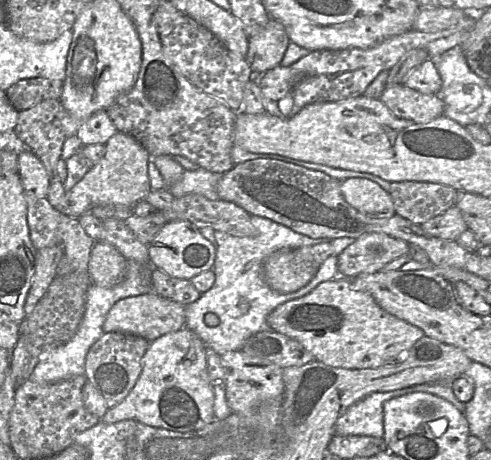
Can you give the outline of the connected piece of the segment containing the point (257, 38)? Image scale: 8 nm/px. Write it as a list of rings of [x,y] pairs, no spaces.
[[[270,18],[263,29],[248,38],[245,59],[253,73],[262,75],[278,66],[289,43],[290,39],[284,26]]]

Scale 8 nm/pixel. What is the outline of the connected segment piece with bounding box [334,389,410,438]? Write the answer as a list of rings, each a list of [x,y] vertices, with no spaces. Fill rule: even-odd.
[[[409,389],[376,392],[347,408],[337,419],[334,426],[334,435],[339,436],[368,436],[383,438],[383,404],[385,401],[410,393]]]

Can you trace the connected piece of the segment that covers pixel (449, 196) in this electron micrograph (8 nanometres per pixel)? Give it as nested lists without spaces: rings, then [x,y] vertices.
[[[393,182],[388,190],[395,213],[422,225],[442,214],[457,200],[457,191],[448,185],[431,182]]]

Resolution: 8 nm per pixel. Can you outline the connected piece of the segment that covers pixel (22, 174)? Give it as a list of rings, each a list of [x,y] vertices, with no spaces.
[[[29,149],[17,156],[18,174],[26,192],[37,197],[46,198],[49,189],[49,178],[41,160]]]

